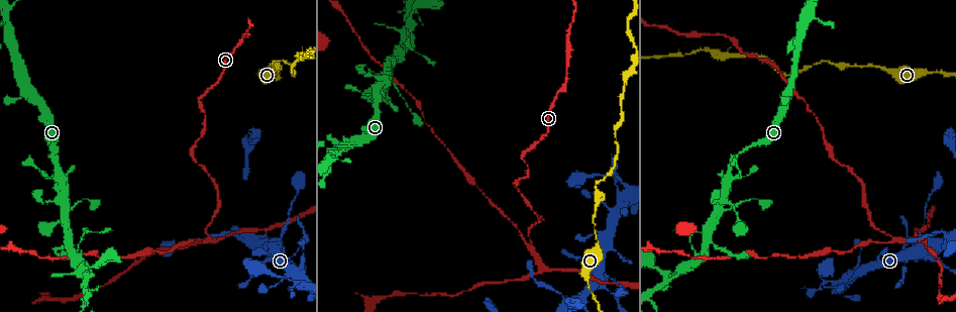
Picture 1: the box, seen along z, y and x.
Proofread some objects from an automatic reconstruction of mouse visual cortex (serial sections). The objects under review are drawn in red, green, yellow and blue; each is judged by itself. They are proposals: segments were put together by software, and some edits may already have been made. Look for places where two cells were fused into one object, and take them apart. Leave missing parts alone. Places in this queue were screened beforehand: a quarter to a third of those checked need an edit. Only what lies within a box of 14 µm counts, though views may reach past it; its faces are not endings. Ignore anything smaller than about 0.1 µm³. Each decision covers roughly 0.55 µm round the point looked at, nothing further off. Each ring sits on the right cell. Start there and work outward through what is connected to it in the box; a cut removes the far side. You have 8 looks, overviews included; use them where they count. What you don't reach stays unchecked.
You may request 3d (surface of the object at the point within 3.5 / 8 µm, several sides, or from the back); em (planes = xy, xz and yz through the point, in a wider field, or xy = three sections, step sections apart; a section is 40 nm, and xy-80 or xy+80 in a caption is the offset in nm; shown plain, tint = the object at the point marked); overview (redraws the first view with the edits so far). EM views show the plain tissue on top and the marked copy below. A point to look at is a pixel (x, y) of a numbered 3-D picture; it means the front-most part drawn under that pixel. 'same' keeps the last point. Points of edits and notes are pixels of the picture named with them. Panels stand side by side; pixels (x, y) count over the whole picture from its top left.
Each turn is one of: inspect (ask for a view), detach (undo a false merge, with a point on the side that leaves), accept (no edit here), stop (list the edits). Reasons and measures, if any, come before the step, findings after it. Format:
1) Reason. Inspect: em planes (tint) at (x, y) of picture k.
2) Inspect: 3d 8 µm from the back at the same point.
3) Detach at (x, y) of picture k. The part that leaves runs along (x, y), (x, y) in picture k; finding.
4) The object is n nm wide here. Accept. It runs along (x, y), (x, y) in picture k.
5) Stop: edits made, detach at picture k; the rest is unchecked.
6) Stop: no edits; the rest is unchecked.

Sharp bend. Inspect: 3d 3.5 µm at (603, 179) of picture 1.

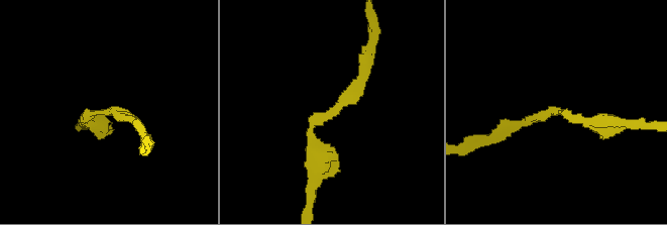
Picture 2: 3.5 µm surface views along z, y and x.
The arms are 150, 250 nm wide; need the tissue. Inspect: em xy step 3 (tint) at (560, 111) of picture 2.

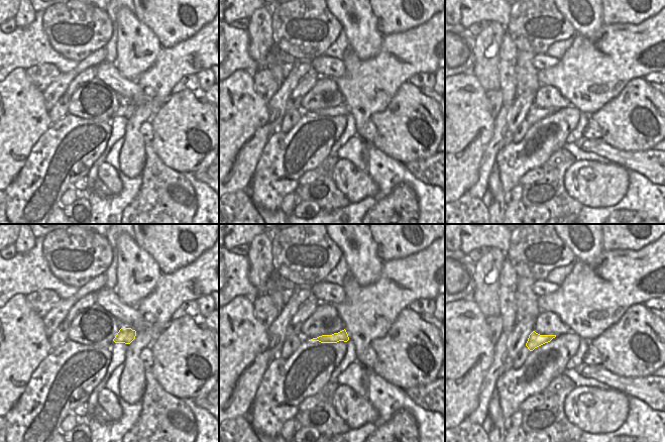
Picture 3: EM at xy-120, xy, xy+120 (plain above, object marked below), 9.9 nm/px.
Accept. It runs along (320, 165), (310, 129), (353, 96), (363, 62) in picture 2; all the same cell.

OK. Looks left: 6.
Four or more arms meet. Inspect: 3d 3.5 µm at (280, 244) of picture 1.

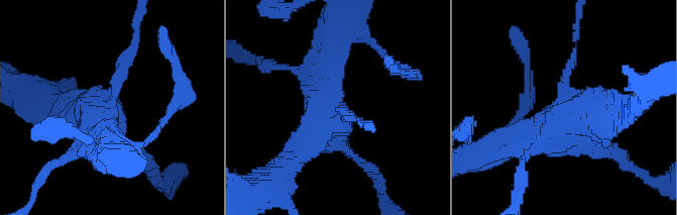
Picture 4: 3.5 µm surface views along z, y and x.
4 arms meet here; the arms are 150, 200, 400, 400 nm wide; shape alone is not enough. Inspect: em xy step 2 (tint) at (566, 106) of picture 4.

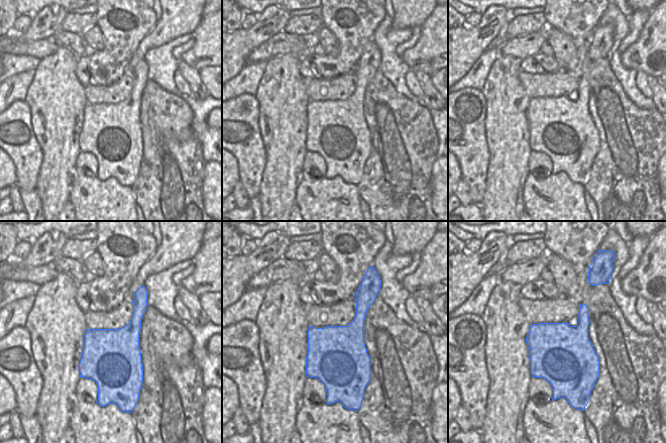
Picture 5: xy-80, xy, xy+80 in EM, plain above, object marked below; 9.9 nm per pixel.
Accept. One cell here.

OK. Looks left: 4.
Side arm on a straight run. Inspect: 3d 3.5 µm at (210, 240) of picture 1.

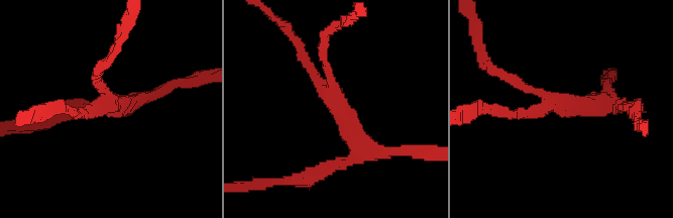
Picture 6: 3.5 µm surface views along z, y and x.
Inspect: em xy step 2 (tint) at (330, 92) of picture 6.

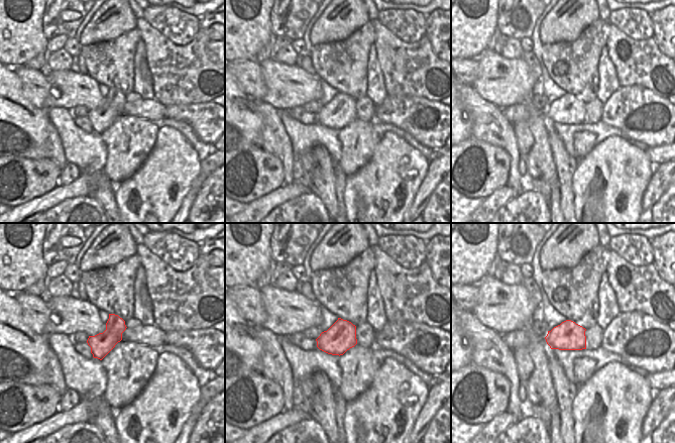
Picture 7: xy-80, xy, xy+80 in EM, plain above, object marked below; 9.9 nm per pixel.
The arms are 150, 150, 300 nm wide. Accept. It runs along (323, 36), (329, 91), (357, 150) in picture 6; one cell here.

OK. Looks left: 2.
Stop: no edits; the rest is unchecked.

